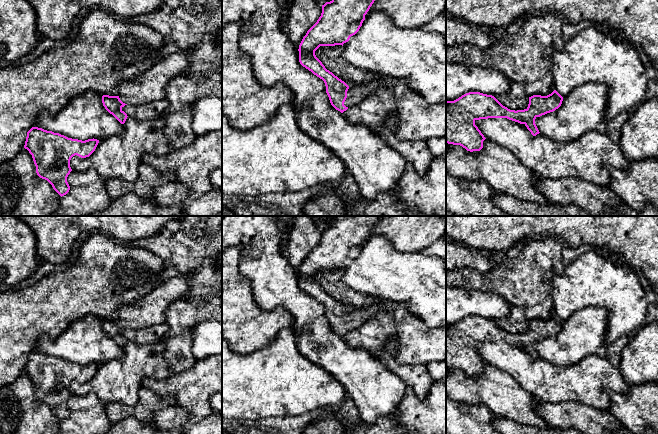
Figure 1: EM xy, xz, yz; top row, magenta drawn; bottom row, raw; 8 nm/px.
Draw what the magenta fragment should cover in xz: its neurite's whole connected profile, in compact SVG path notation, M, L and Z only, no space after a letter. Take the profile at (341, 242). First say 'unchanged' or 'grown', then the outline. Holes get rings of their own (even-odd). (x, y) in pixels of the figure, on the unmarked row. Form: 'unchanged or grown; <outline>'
grown; M332 216L333 223L322 229L322 237L317 246L307 255L299 269L299 286L322 303L326 310L326 317L331 329L341 337L353 329L361 326L367 319L375 316L382 309L393 310L398 304L387 299L381 299L380 304L363 311L349 311L344 305L327 294L322 286L316 281L315 275L320 270L342 269L355 259L374 225L382 216Z

